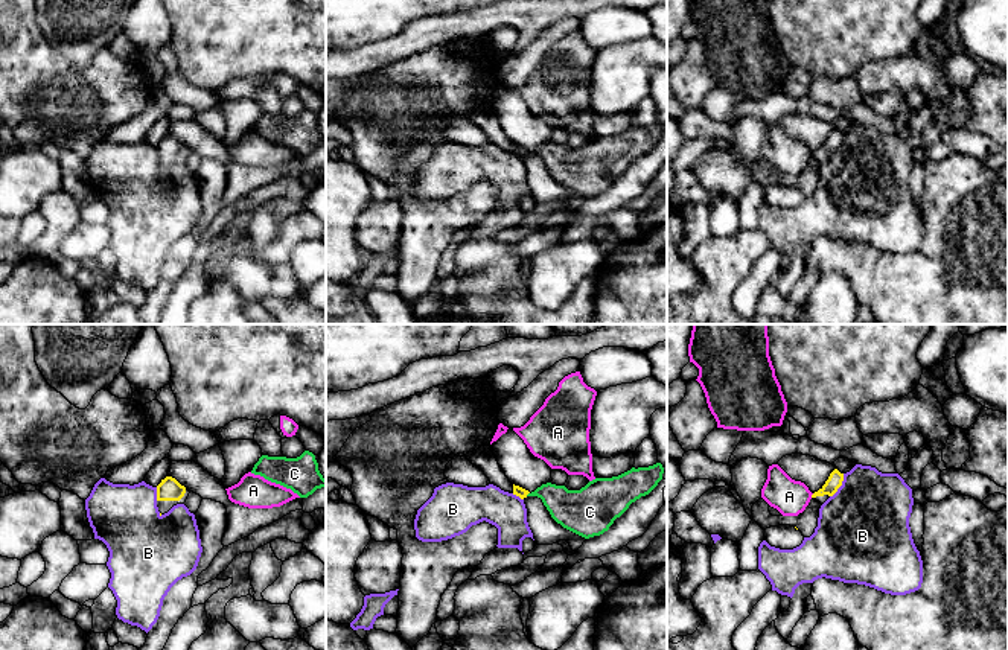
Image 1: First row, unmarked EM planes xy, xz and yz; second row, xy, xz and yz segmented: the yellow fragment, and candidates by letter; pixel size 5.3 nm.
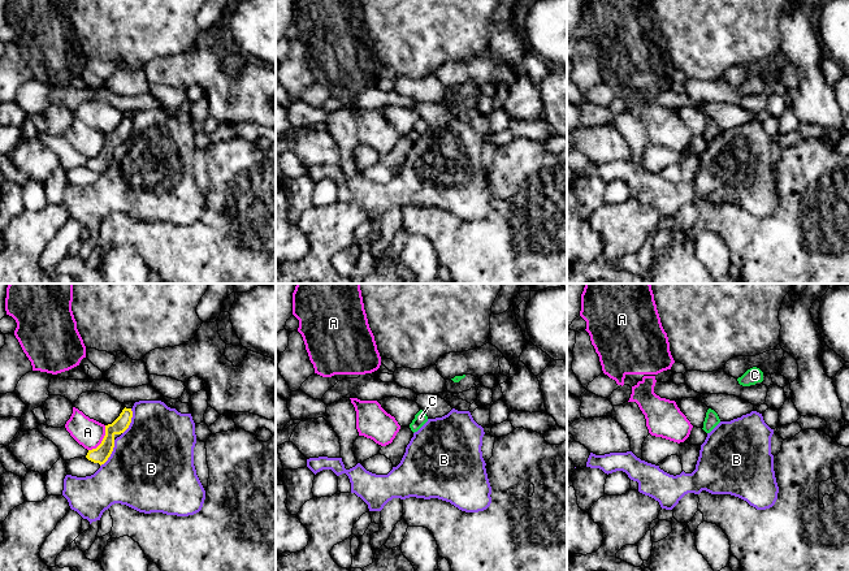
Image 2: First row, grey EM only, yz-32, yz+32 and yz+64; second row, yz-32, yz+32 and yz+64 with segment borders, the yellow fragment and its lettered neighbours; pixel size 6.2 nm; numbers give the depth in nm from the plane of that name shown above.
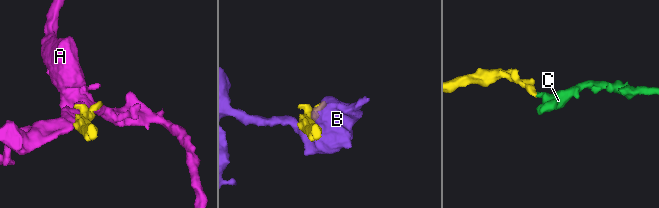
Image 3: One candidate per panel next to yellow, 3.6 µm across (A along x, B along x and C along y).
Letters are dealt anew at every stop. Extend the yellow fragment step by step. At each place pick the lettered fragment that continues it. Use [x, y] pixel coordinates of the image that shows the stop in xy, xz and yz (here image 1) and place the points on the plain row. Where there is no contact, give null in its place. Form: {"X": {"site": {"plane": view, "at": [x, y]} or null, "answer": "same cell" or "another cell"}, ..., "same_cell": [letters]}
{"A": {"site": {"plane": "yz", "at": [812, 154]}, "answer": "another cell"}, "B": {"site": {"plane": "yz", "at": [841, 143]}, "answer": "another cell"}, "C": {"site": {"plane": "xz", "at": [527, 152]}, "answer": "same cell"}, "same_cell": ["C"]}

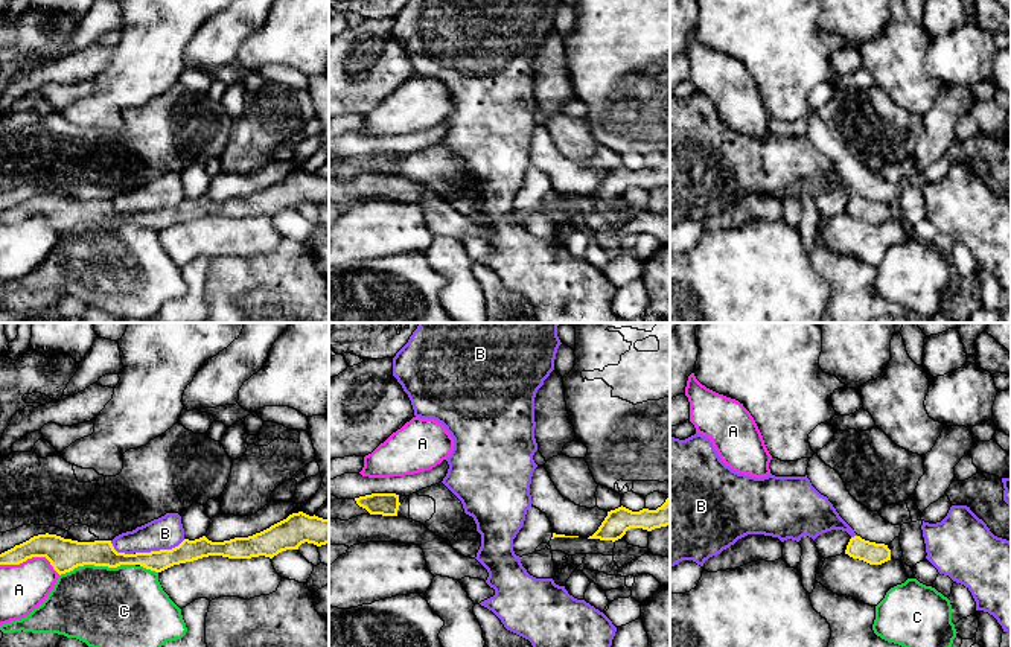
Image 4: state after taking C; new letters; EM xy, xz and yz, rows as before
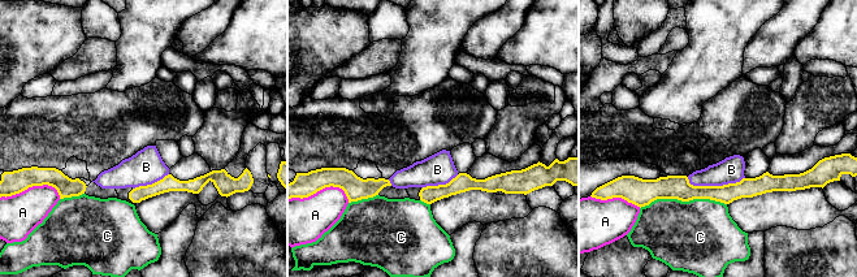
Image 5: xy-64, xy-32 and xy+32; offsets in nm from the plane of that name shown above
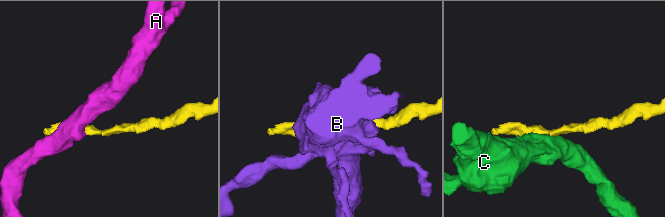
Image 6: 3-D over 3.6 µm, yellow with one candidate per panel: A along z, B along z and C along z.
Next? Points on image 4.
{"A": {"site": {"plane": "xy", "at": [31, 216]}, "answer": "another cell"}, "B": {"site": {"plane": "xy", "at": [160, 209]}, "answer": "another cell"}, "C": {"site": {"plane": "xy", "at": [96, 224]}, "answer": "another cell"}, "same_cell": []}

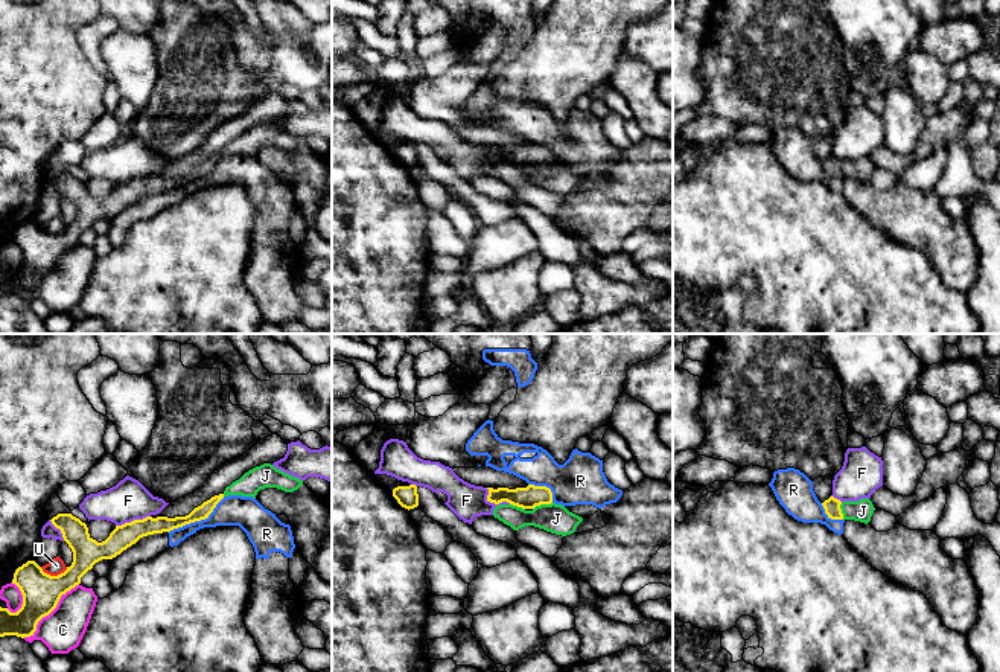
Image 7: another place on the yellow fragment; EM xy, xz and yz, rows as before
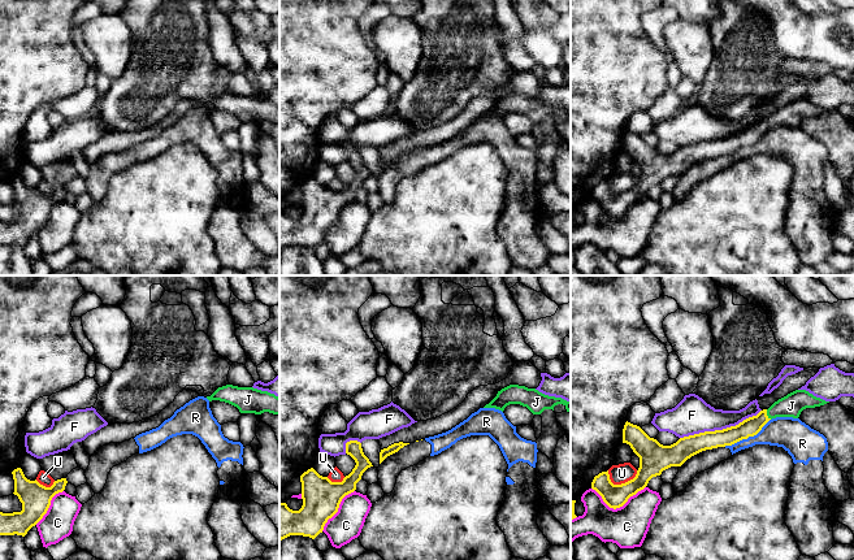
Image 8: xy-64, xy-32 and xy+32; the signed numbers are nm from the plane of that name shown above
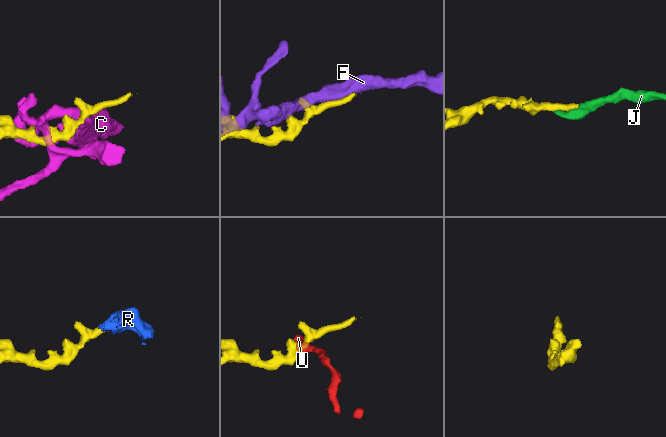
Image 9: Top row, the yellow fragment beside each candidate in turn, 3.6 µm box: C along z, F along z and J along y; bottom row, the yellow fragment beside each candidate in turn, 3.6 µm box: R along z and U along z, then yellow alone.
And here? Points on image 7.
{"C": {"site": {"plane": "xy", "at": [50, 270]}, "answer": "another cell"}, "F": {"site": {"plane": "xz", "at": [493, 160]}, "answer": "another cell"}, "J": {"site": {"plane": "xz", "at": [542, 162]}, "answer": "same cell"}, "R": {"site": {"plane": "xy", "at": [197, 179]}, "answer": "another cell"}, "U": {"site": {"plane": "xy", "at": [54, 235]}, "answer": "another cell"}, "same_cell": ["J"]}

